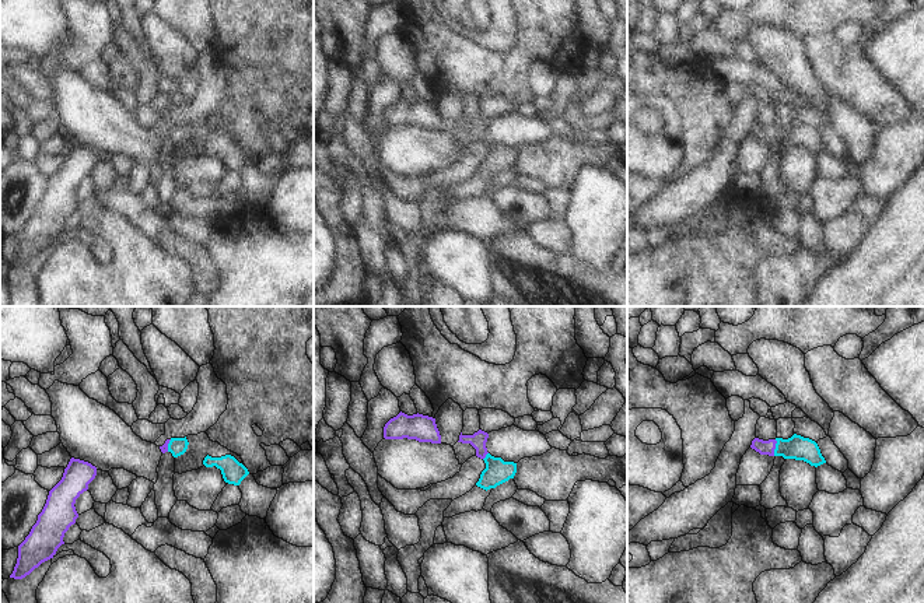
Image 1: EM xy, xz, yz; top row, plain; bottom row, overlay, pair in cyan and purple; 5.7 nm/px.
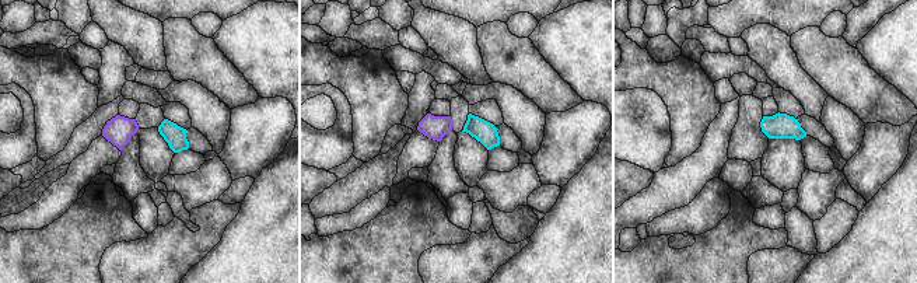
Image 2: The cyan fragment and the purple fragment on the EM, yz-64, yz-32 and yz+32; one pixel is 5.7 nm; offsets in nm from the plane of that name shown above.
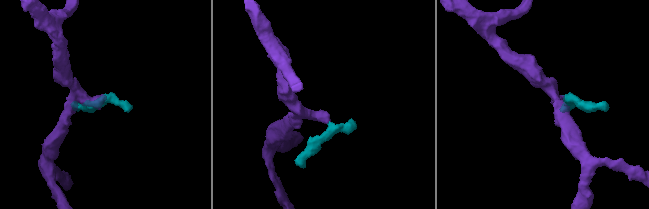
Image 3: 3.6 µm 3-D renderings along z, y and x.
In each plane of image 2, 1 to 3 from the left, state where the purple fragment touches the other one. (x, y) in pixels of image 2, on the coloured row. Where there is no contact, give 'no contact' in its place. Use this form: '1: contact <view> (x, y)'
1: no contact
2: no contact
3: no contact

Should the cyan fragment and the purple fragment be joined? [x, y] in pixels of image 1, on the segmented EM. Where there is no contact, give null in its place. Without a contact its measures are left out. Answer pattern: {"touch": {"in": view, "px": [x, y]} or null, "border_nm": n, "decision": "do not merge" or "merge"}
{"touch": {"in": "yz", "px": [776, 448]}, "border_nm": 100, "decision": "merge"}

